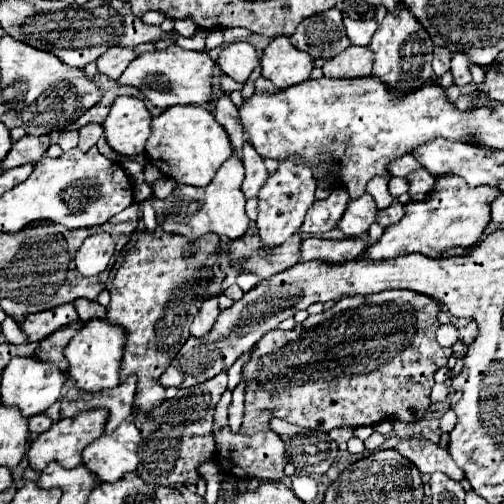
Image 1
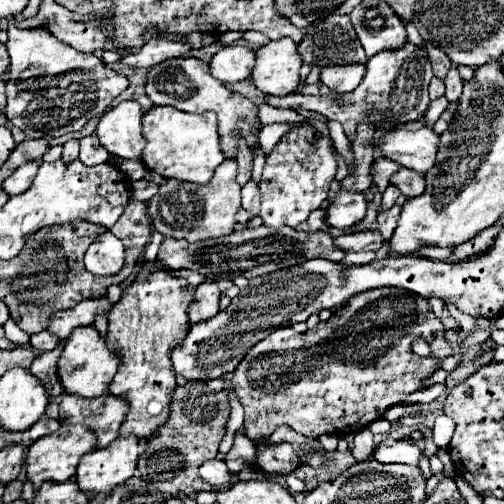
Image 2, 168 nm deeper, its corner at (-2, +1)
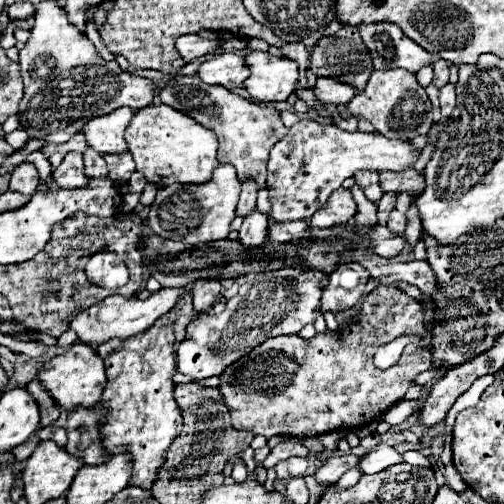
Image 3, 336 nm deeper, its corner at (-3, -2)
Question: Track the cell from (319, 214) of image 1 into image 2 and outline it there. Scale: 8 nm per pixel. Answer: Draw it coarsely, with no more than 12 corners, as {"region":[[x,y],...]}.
{"region":[[316,209],[298,231],[324,229],[324,209]]}

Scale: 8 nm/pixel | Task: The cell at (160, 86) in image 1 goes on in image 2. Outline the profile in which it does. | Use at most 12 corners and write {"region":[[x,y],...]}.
{"region":[[168,59],[148,73],[154,105],[218,115],[220,147],[254,149],[258,105],[232,93],[200,59]]}

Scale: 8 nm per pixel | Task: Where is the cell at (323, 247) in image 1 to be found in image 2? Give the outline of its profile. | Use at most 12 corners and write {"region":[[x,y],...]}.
{"region":[[356,231],[336,237],[342,251],[378,251],[378,231]]}

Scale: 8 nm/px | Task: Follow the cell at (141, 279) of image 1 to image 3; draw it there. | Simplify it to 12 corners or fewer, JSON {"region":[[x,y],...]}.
{"region":[[169,318],[105,358],[101,440],[133,454],[129,484],[155,482],[181,434],[173,348],[191,322]]}

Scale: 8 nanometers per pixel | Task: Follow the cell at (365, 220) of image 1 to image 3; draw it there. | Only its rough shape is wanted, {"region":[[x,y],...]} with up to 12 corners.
{"region":[[339,188],[309,222],[313,228],[349,224],[357,214],[351,190]]}

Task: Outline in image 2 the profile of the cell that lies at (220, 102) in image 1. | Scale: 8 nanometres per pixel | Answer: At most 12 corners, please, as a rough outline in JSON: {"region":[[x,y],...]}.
{"region":[[246,141],[238,149],[238,181],[244,187],[252,175],[252,151]]}

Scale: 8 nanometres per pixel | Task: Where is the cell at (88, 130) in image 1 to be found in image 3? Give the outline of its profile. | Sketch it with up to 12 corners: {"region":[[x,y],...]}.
{"region":[[87,148],[83,154],[89,178],[107,176],[105,160],[99,152]]}

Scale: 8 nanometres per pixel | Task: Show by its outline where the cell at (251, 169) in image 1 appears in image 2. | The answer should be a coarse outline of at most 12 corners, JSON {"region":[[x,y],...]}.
{"region":[[252,181],[242,187],[242,207],[250,219],[260,211],[260,189]]}

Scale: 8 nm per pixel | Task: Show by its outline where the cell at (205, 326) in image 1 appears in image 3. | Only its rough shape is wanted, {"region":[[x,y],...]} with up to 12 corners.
{"region":[[219,280],[193,284],[195,314],[207,312],[219,298]]}

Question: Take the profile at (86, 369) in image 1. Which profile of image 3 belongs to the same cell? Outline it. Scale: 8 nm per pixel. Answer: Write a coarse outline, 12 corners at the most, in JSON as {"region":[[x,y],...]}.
{"region":[[85,342],[45,362],[37,378],[65,410],[99,404],[103,358]]}

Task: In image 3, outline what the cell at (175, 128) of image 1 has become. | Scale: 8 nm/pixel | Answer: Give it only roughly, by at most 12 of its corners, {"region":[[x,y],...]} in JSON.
{"region":[[165,104],[125,130],[157,186],[209,182],[217,136]]}

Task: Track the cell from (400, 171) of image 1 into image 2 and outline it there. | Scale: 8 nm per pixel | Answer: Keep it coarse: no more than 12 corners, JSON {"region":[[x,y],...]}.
{"region":[[382,157],[374,159],[372,183],[378,191],[388,187],[388,179],[400,167]]}

